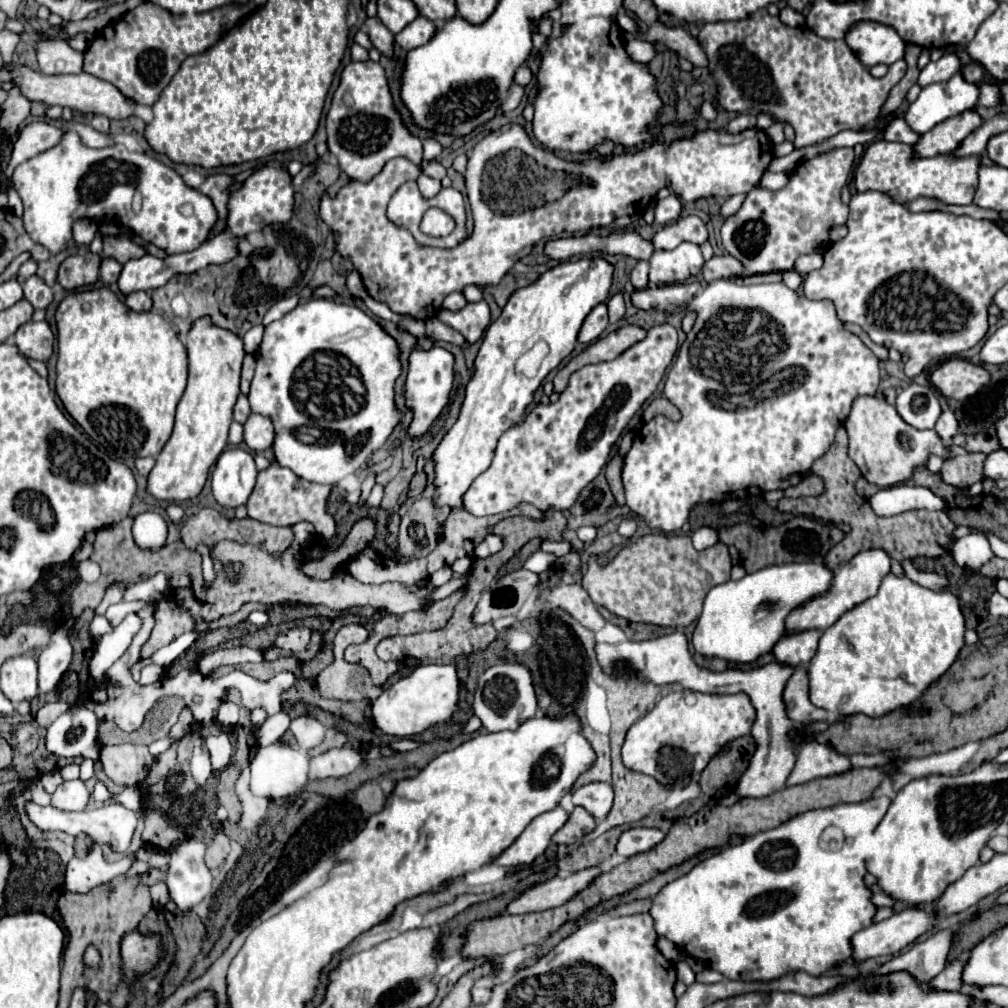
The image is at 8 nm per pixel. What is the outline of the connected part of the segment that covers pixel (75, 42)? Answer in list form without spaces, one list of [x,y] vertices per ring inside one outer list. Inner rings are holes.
[[[82,32],[82,34],[74,36],[74,38],[68,38],[68,42],[70,42],[70,46],[72,46],[74,50],[80,50],[80,52],[86,52],[86,48],[90,46],[90,34]]]

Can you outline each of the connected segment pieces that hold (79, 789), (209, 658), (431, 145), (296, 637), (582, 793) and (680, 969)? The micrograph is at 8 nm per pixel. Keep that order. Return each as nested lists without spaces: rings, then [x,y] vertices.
[[[82,780],[64,782],[52,794],[52,806],[60,808],[60,810],[68,810],[68,812],[86,810],[88,800],[90,800],[90,792],[88,792],[88,788],[84,786]]]
[[[236,646],[236,648],[218,648],[210,654],[204,654],[202,660],[198,662],[198,672],[208,676],[214,668],[222,666],[222,664],[230,664],[230,666],[238,666],[244,662],[262,662],[262,652],[260,650],[252,650],[248,646]]]
[[[428,138],[424,142],[424,160],[430,162],[430,160],[438,160],[442,154],[442,146],[434,140],[434,138]]]
[[[292,628],[284,634],[278,634],[274,646],[282,648],[282,650],[290,650],[290,652],[300,652],[308,646],[310,642],[310,630],[308,628]]]
[[[592,782],[572,794],[576,806],[586,808],[596,820],[604,820],[612,808],[614,792],[608,782]]]
[[[680,961],[675,964],[677,979],[684,982],[687,986],[695,982],[695,973],[686,961]]]

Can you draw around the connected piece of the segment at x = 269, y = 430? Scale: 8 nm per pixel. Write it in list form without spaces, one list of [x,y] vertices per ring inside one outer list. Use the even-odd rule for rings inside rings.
[[[250,414],[248,422],[244,424],[244,442],[248,444],[248,448],[252,448],[254,452],[264,452],[272,448],[274,436],[276,432],[272,420],[260,414]]]

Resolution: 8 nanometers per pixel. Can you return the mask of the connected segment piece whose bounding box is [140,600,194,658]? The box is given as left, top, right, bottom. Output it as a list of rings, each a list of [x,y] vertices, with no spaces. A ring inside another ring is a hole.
[[[158,600],[154,608],[154,628],[150,638],[140,650],[140,656],[146,658],[158,648],[166,646],[174,638],[178,638],[184,632],[190,632],[194,628],[192,616],[180,608],[174,600]]]

